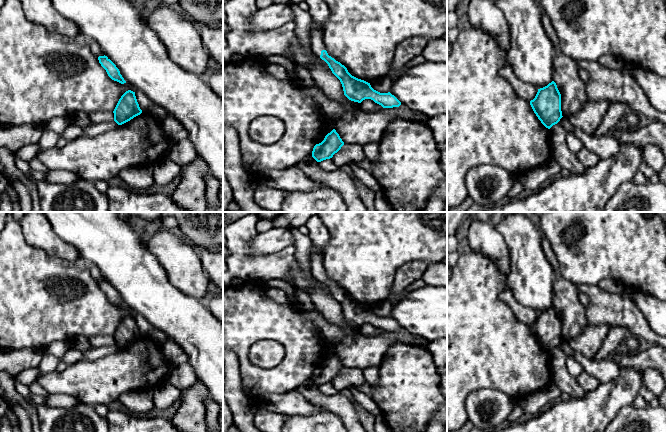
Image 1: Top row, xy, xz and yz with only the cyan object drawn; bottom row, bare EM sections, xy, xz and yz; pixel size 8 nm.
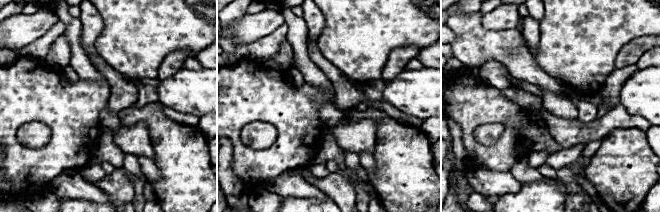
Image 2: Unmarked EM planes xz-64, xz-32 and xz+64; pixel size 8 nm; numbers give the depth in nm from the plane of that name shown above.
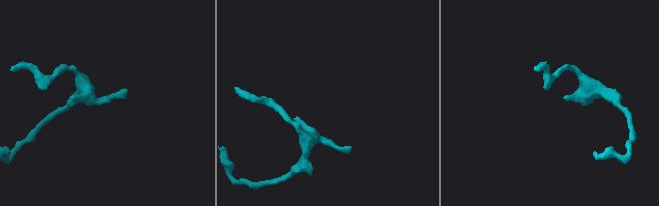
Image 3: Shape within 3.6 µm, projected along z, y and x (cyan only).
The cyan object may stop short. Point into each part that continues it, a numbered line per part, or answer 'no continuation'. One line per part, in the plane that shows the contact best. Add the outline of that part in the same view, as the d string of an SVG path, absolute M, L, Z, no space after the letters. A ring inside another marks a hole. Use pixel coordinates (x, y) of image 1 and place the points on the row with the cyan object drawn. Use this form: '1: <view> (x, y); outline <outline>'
1: xz (316, 35); outline M315 21L312 22L310 28L310 43L313 53L317 57L320 57L321 51L326 49L324 44L324 33L320 30Z

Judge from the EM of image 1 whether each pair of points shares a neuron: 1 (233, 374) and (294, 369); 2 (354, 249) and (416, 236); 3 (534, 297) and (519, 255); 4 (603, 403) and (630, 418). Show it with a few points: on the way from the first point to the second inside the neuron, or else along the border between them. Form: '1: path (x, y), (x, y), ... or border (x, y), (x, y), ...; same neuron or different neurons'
1: border (233, 351), (239, 364), (241, 389), (248, 396); different neurons
2: path (369, 242), (375, 236), (401, 236); same neuron
3: path (533, 287), (528, 265); same neuron
4: border (631, 404), (623, 407), (610, 421); different neurons

